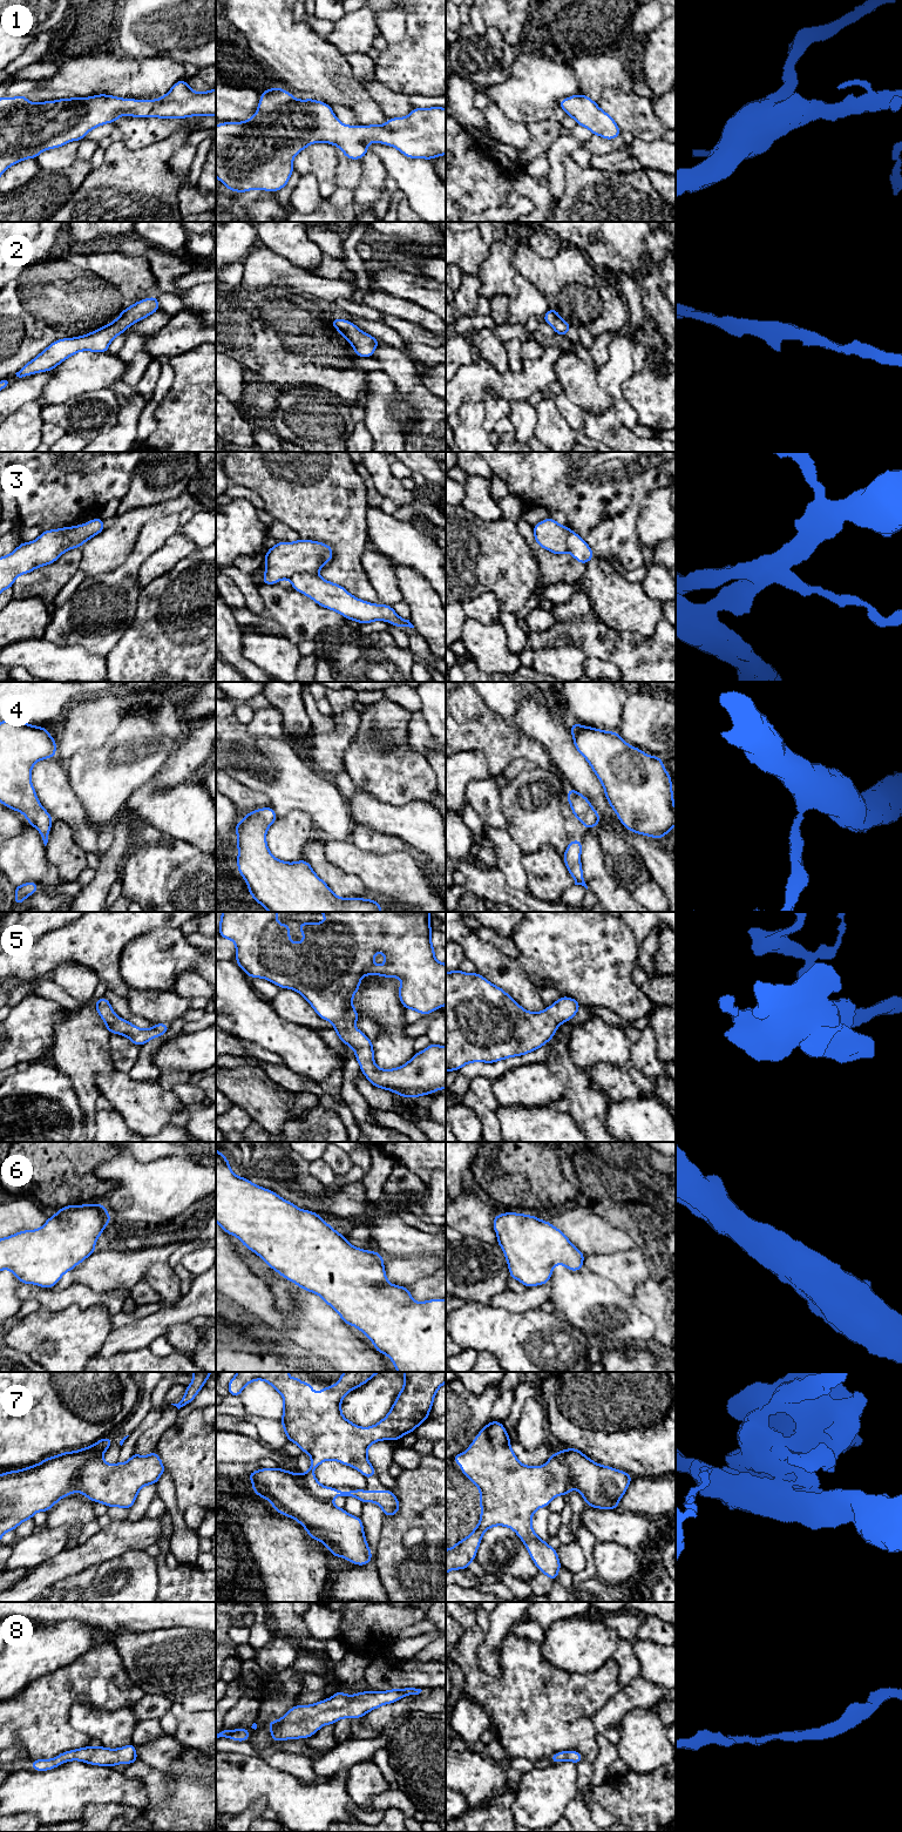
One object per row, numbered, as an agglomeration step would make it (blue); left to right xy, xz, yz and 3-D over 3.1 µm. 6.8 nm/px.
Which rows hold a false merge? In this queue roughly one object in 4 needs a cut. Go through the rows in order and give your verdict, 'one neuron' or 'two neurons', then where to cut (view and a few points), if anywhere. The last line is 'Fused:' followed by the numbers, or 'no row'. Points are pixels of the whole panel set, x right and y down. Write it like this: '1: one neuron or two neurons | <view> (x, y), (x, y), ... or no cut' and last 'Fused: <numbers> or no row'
1: one neuron | no cut
2: one neuron | no cut
3: two neurons | xz (317, 573), (294, 573), (289, 579)
4: one neuron | no cut
5: one neuron | no cut
6: one neuron | no cut
7: one neuron | no cut
8: one neuron | no cut
Fused: 3

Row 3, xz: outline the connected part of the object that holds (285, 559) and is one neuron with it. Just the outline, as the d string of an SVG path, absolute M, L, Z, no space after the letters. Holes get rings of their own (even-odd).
M279 541L265 554L266 568L260 584L276 584L294 574L318 574L332 557L332 547L319 541Z

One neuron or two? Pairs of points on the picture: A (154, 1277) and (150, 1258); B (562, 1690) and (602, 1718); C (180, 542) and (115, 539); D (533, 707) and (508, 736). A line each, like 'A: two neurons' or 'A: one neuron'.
A: two neurons
B: two neurons
C: two neurons
D: two neurons

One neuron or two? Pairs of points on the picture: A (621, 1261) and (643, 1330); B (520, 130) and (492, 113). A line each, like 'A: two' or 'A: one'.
A: two
B: one

